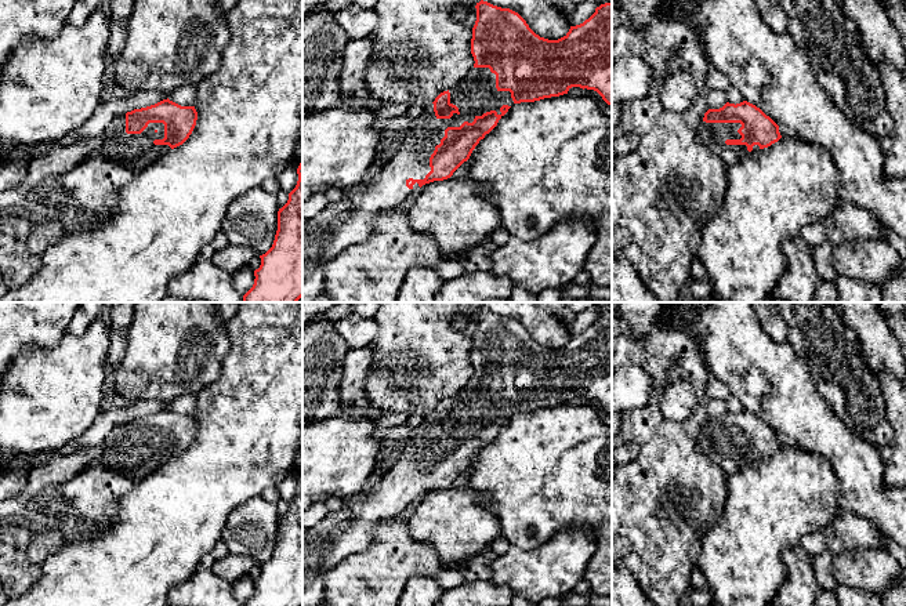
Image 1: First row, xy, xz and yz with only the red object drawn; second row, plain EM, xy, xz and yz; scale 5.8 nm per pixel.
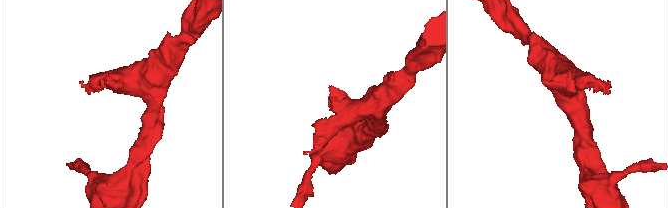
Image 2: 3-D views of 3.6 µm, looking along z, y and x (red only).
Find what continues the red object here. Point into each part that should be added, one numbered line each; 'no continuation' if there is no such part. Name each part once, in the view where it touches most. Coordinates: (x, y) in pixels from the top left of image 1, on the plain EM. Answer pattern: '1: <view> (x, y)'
1: xz (347, 532)

